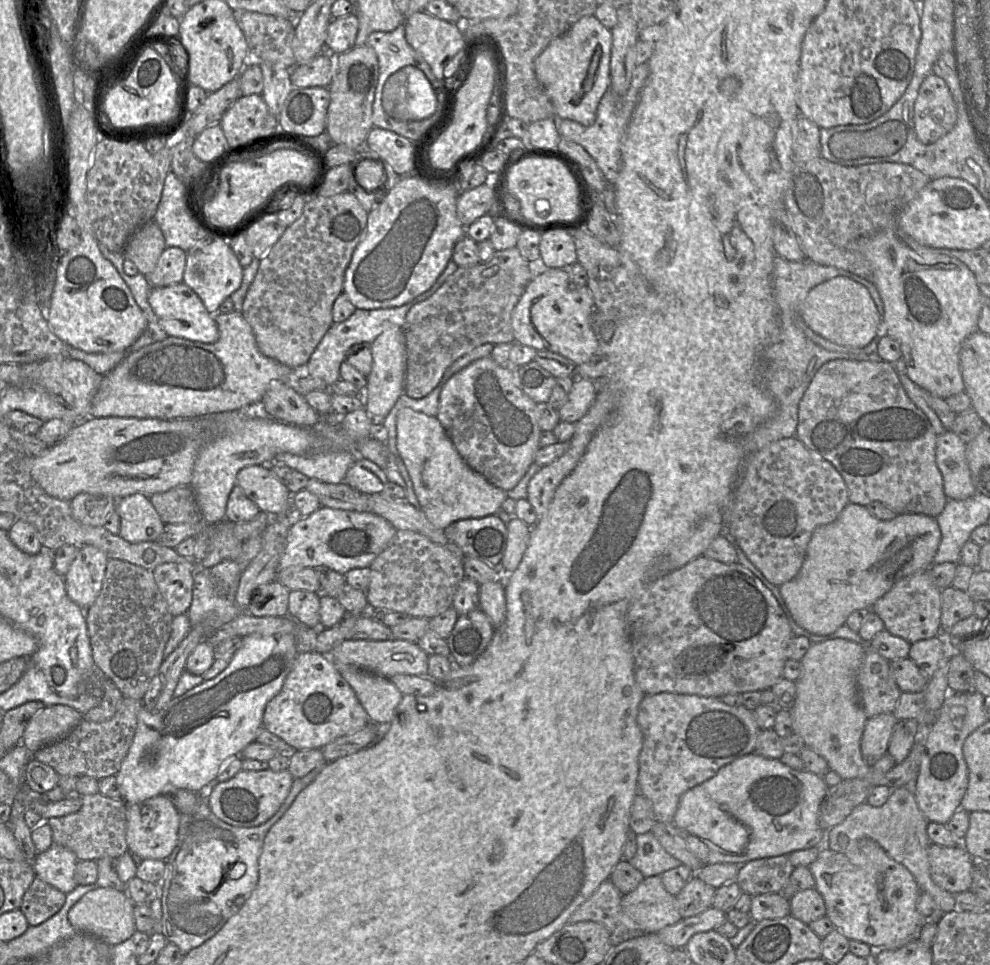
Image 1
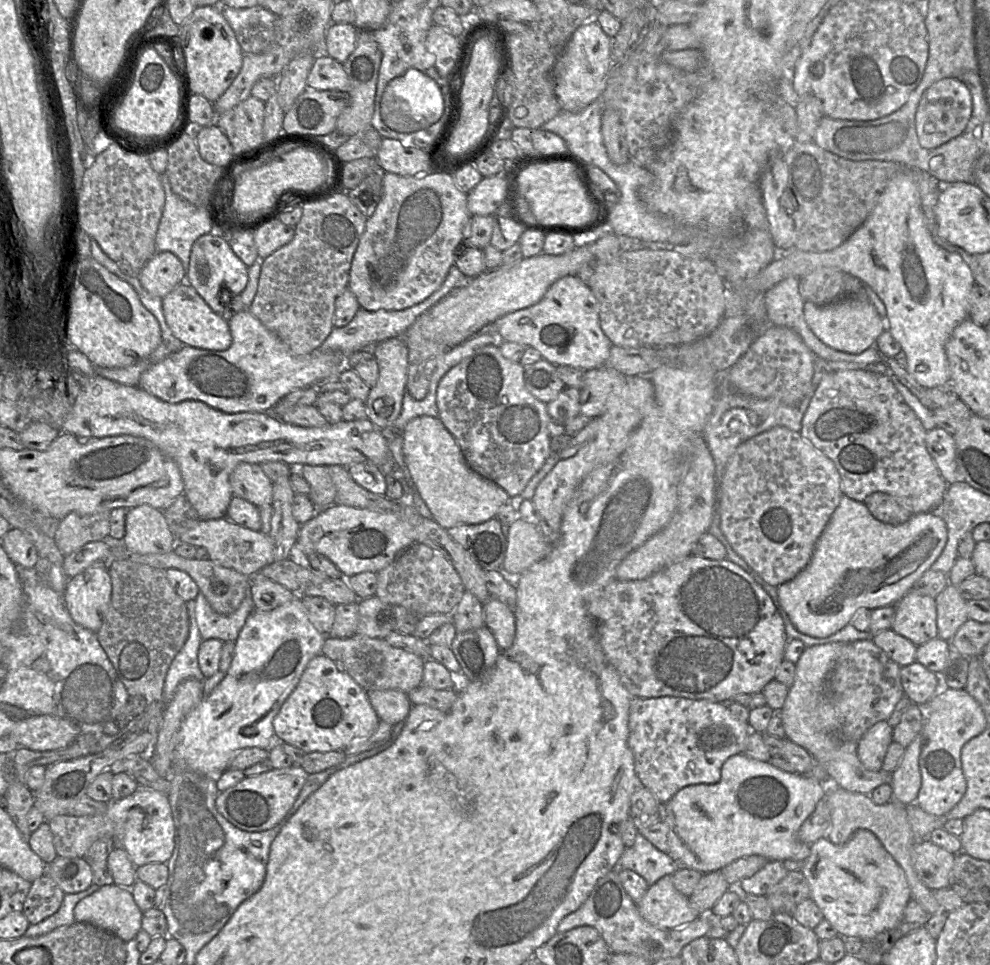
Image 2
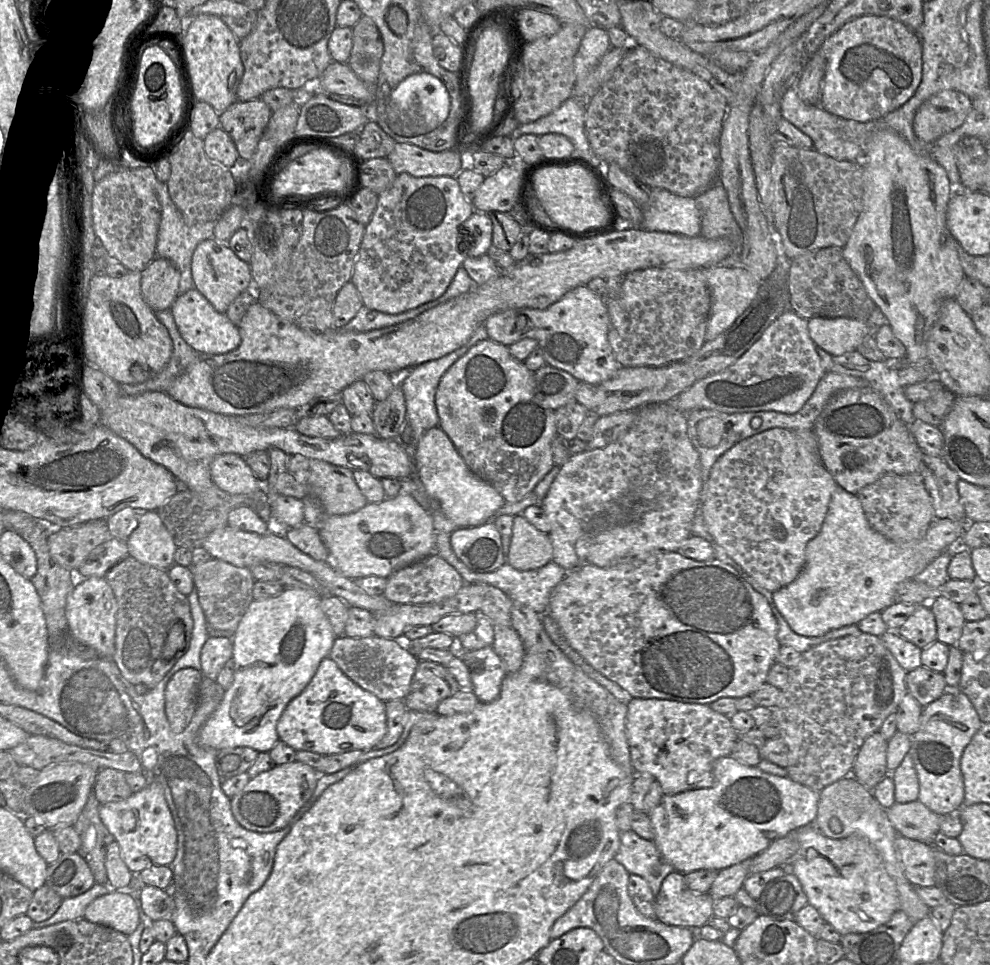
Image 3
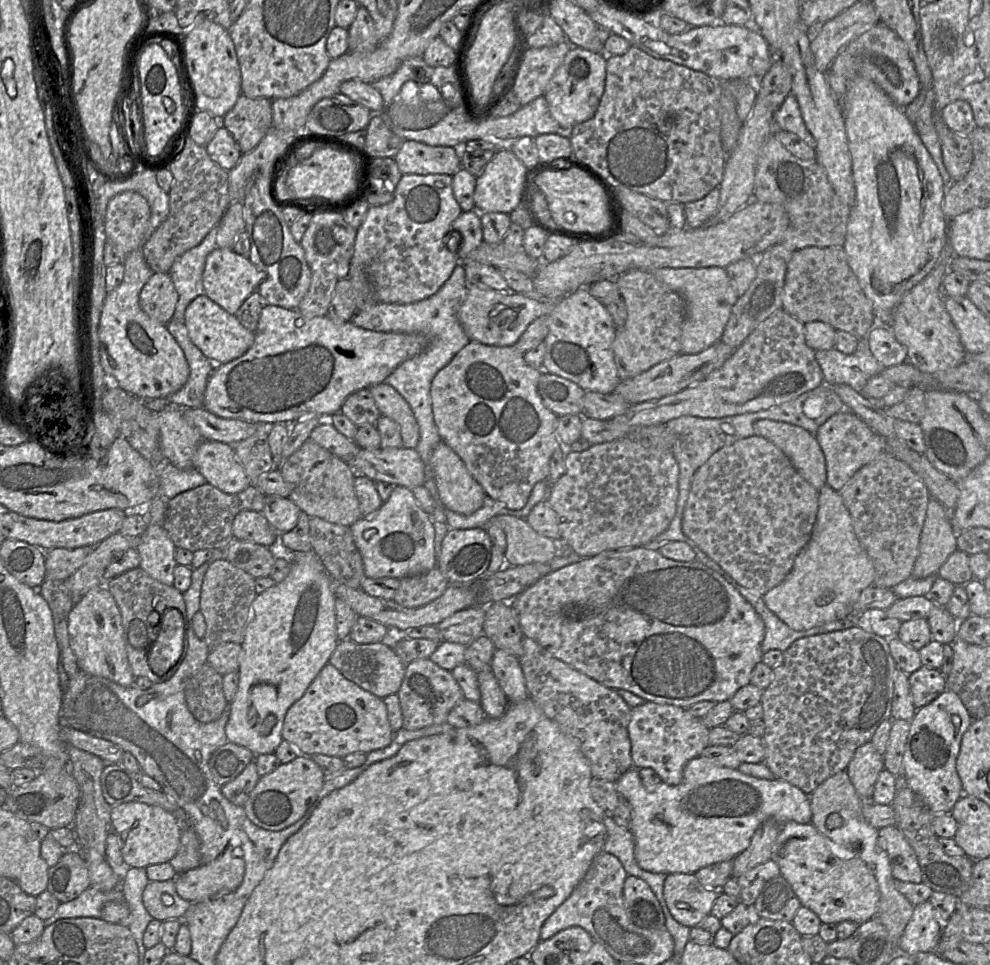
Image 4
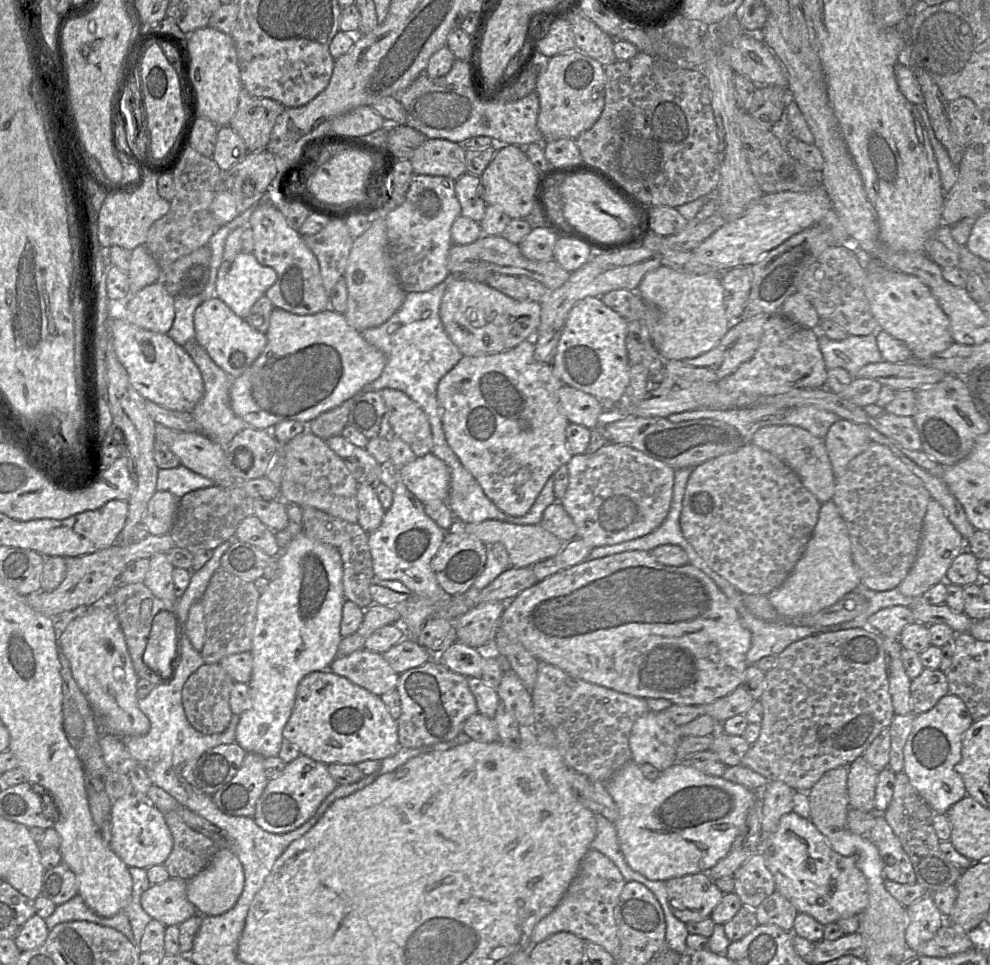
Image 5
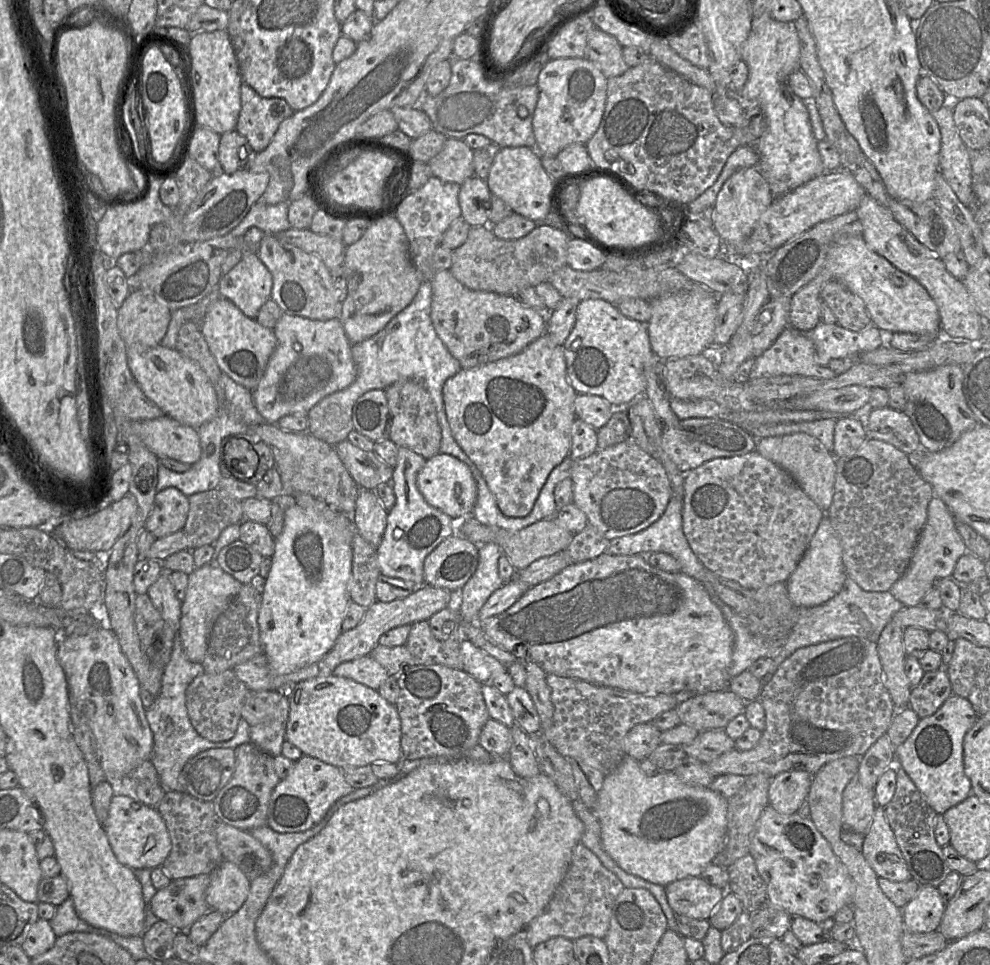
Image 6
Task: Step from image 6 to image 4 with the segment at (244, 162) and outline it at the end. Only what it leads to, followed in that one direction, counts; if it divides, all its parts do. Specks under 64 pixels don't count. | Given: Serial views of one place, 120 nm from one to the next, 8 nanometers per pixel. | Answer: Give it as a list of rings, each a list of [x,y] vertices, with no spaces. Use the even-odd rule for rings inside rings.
[[[223,126],[218,128],[205,148],[210,159],[226,171],[234,168],[242,156],[239,146]]]

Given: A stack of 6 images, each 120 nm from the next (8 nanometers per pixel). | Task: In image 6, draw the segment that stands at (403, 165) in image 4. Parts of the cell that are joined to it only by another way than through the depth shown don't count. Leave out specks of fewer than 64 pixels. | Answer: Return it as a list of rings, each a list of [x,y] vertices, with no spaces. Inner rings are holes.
[[[447,138],[441,151],[428,163],[432,176],[461,185],[474,175],[473,150],[463,139]]]

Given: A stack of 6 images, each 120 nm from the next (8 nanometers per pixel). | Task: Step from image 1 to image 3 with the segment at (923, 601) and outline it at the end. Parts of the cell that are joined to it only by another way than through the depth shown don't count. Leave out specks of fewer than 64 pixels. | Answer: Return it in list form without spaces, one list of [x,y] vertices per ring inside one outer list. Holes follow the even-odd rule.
[[[918,604],[896,631],[901,637],[924,649],[937,640],[936,620],[930,605]]]

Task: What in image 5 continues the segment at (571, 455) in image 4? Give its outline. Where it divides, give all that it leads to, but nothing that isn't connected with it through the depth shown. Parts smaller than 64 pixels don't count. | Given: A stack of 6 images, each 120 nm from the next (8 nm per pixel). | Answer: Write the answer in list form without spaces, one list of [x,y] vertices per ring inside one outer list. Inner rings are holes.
[[[608,443],[594,453],[571,456],[567,468],[569,484],[559,502],[576,526],[576,537],[592,548],[647,535],[669,512],[675,471],[632,447]]]

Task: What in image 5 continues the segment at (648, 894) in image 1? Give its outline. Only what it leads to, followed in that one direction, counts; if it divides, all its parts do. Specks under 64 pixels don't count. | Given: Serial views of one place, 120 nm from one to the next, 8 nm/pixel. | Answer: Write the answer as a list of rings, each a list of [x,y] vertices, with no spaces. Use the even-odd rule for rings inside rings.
[[[707,873],[672,878],[665,883],[669,908],[683,923],[710,917],[724,895]]]

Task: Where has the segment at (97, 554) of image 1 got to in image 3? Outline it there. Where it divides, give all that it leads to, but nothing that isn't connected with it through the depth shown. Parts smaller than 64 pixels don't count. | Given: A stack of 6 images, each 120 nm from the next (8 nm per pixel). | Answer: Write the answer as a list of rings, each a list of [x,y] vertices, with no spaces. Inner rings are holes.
[[[105,577],[79,579],[67,597],[68,632],[100,655],[111,658],[115,652],[116,612],[117,602]]]

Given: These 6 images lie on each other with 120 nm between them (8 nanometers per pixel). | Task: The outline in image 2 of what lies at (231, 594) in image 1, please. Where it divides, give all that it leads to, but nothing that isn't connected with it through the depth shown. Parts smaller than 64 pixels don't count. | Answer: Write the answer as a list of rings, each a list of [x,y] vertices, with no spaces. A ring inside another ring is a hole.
[[[250,588],[239,608],[229,615],[215,612],[201,592],[197,594],[195,602],[196,621],[201,638],[218,639],[224,643],[235,642],[247,618],[255,609]]]

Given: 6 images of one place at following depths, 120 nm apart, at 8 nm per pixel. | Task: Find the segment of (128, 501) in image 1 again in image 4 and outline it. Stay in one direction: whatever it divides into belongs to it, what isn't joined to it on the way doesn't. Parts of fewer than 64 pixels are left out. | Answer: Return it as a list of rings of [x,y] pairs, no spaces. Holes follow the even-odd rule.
[[[149,523],[135,548],[140,555],[139,568],[165,585],[173,585],[176,547],[162,525]]]

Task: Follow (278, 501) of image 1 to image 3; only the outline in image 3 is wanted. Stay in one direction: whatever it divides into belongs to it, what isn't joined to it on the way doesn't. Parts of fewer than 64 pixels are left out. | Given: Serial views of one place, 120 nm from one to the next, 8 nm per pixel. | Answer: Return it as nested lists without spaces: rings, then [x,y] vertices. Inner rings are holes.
[[[237,454],[216,456],[210,465],[213,484],[230,494],[247,494],[263,487],[246,460]]]

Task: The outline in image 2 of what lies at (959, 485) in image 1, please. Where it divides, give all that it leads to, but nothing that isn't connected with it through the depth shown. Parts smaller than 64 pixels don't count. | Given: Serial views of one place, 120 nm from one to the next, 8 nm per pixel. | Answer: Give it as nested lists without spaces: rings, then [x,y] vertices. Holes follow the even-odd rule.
[[[939,427],[928,430],[926,433],[926,447],[943,479],[948,484],[958,481],[959,472],[954,436]]]

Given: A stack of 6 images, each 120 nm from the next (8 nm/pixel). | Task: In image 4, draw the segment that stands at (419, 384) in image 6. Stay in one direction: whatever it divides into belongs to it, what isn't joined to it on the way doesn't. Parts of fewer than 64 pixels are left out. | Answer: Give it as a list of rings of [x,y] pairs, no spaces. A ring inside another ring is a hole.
[[[386,382],[373,385],[369,389],[381,415],[399,424],[403,446],[415,449],[420,438],[419,425],[407,401]]]

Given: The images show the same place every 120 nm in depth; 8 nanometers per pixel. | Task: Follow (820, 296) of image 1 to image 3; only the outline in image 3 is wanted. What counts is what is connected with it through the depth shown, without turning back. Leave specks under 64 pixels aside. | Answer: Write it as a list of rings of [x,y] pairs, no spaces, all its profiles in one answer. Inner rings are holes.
[[[813,317],[808,319],[808,331],[816,346],[832,355],[843,355],[857,350],[872,327],[853,318]]]

